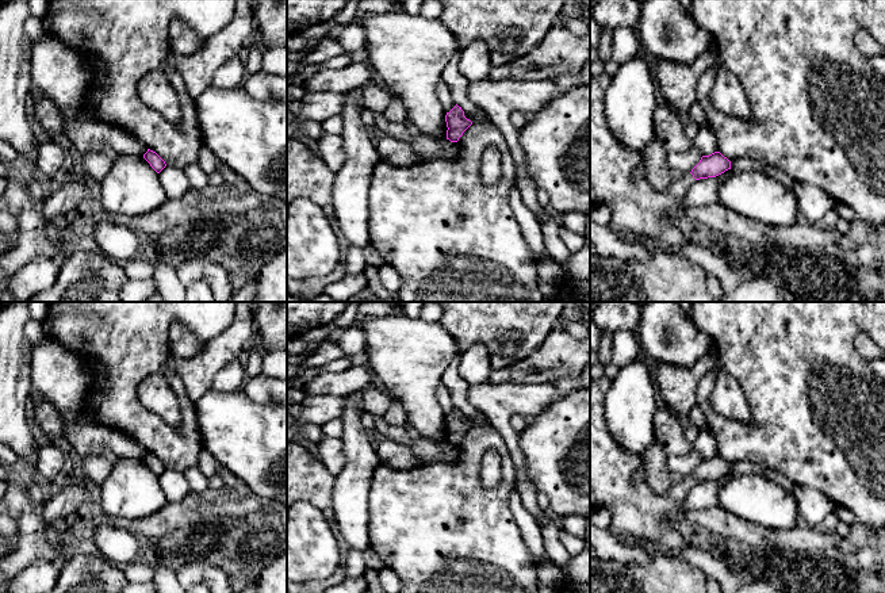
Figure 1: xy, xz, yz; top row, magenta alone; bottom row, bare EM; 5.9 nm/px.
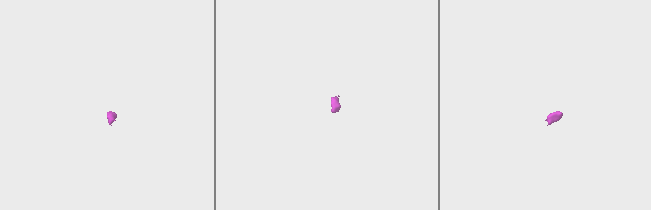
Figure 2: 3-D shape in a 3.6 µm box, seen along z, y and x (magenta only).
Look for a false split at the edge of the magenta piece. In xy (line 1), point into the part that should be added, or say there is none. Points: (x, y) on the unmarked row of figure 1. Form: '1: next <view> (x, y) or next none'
1: next none

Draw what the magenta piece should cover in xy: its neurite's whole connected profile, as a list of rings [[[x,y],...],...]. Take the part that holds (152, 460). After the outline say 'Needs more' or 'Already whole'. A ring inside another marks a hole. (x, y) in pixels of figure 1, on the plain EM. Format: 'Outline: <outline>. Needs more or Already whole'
Outline: [[[148,452],[143,462],[150,467],[150,470],[160,477],[165,470],[165,464],[153,454]]]. Already whole

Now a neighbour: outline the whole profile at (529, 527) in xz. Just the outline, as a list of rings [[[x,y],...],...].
[[[516,487],[510,493],[510,510],[514,516],[526,547],[533,555],[537,569],[543,555],[545,554],[540,524],[536,517],[524,506],[520,493]]]

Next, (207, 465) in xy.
[[[203,449],[199,454],[196,466],[207,478],[211,478],[212,475],[215,475],[218,462],[207,449]]]

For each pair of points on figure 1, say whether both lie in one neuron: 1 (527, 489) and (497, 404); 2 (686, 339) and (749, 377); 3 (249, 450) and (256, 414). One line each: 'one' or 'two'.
1: one
2: two
3: one

